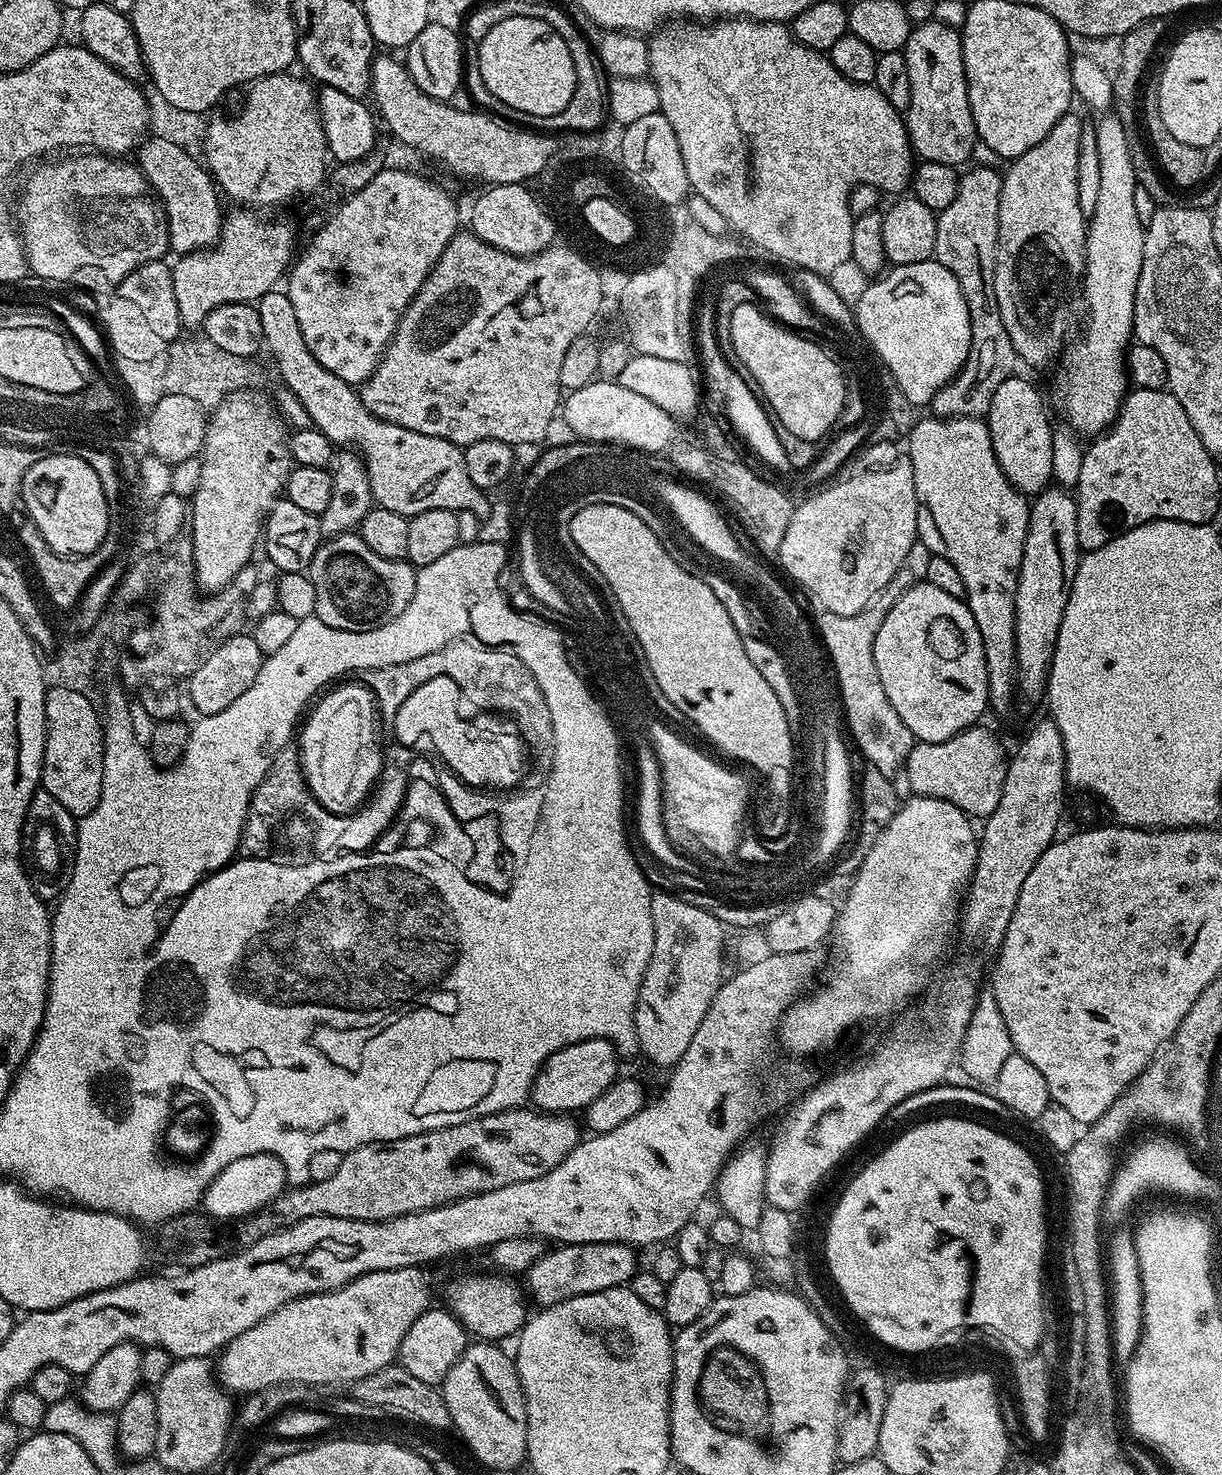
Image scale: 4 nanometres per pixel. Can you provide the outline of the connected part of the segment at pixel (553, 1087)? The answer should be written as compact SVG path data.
M583 1040L550 1054L532 1083L531 1103L541 1112L579 1113L618 1078L616 1060L616 1047L609 1040Z

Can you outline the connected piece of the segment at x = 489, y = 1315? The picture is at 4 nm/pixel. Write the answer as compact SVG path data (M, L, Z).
M491 1274L492 1276L460 1276L448 1288L448 1301L446 1307L453 1316L457 1316L460 1324L473 1337L484 1342L504 1342L507 1336L515 1337L524 1326L526 1311L524 1312L524 1300L526 1304L526 1292L523 1287L515 1284L515 1279L504 1274Z

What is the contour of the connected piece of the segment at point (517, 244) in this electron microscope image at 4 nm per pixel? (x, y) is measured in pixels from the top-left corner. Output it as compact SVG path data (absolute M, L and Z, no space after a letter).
M493 184L483 189L485 192L477 198L472 204L472 224L470 224L470 231L474 233L478 238L482 238L487 244L493 244L495 248L503 248L505 252L515 252L517 256L532 256L535 252L543 250L542 245L548 243L548 238L552 234L552 224L548 219L541 215L540 209L533 204L534 198L532 197L531 187L524 184Z

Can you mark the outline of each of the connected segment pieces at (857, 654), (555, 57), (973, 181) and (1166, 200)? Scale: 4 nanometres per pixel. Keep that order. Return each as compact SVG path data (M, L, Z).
M919 542L910 546L910 554L902 558L902 566L894 570L894 578L874 594L874 598L858 614L843 616L823 610L817 611L814 628L822 641L824 651L830 654L832 666L838 674L841 687L840 701L844 703L843 719L846 728L852 731L852 740L856 748L868 759L867 763L885 774L896 774L905 767L905 760L914 745L911 730L898 718L898 710L890 706L890 698L886 698L886 690L882 690L882 682L878 678L878 666L874 666L874 638L894 602L906 594L916 584L926 581L932 551Z
M509 14L504 24L494 26L479 40L476 68L493 101L503 98L524 112L556 112L572 96L572 60L568 60L568 48L560 44L560 36L548 24L540 24L540 14L524 15Z
M972 168L961 175L958 198L946 206L936 217L937 244L934 258L958 278L962 298L970 310L970 354L954 379L938 394L930 405L936 418L954 416L987 417L990 398L994 390L1017 371L1018 357L1002 326L998 298L994 294L994 266L996 265L996 239L998 238L998 202L1002 194L1002 176L992 168Z
M1160 18L1144 20L1138 26L1131 28L1125 36L1119 37L1120 61L1116 64L1116 70L1114 69L1111 73L1113 84L1111 107L1126 130L1126 146L1130 150L1130 162L1134 162L1134 174L1136 175L1137 185L1145 188L1155 198L1157 205L1160 206L1168 206L1173 203L1173 189L1162 179L1161 173L1158 171L1145 141L1142 139L1142 128L1138 123L1138 97L1141 95L1142 81L1145 79L1145 77L1143 78L1144 67L1151 62L1152 55L1155 54L1156 47L1159 46L1160 39L1164 36L1164 24L1165 21Z

